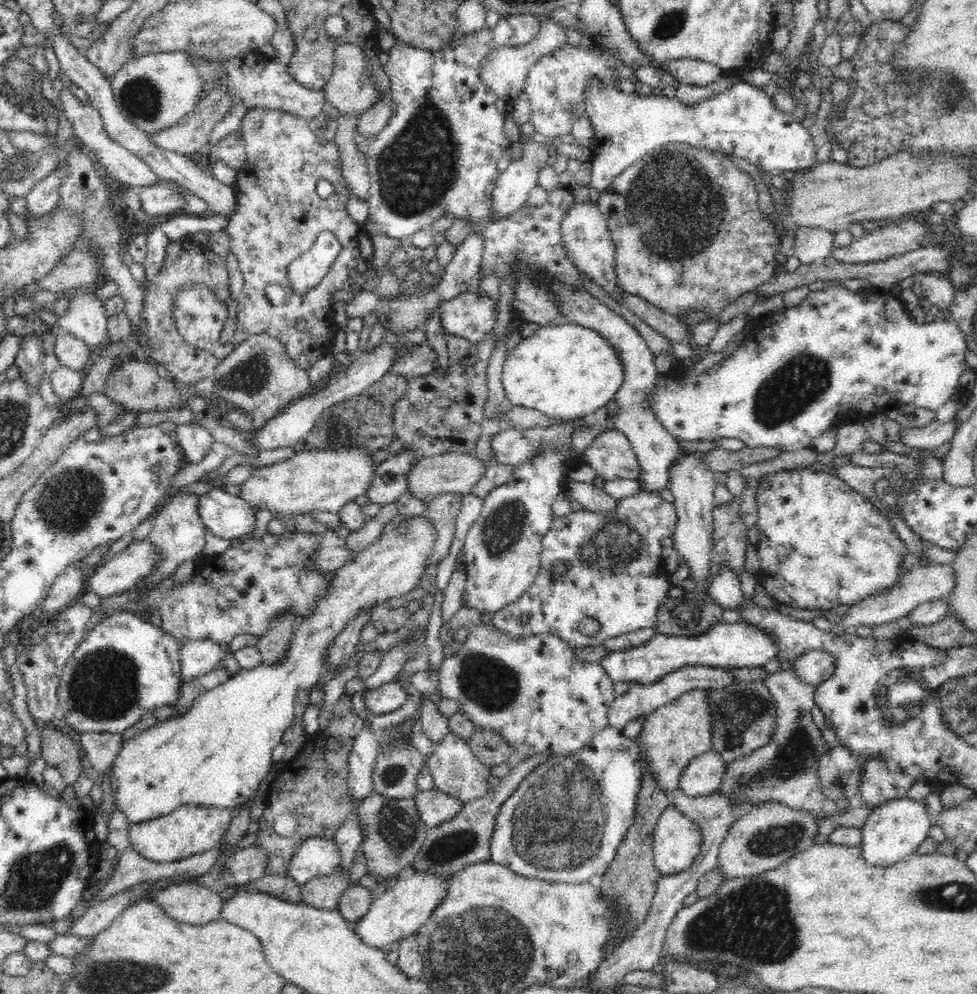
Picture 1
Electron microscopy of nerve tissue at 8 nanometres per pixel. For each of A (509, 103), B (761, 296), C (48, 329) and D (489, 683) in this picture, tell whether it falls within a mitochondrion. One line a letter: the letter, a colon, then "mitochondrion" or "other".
A: other
B: other
C: other
D: mitochondrion

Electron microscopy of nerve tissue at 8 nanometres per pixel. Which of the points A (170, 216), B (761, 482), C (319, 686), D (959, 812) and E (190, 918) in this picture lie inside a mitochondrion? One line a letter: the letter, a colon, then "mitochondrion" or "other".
A: other
B: other
C: other
D: other
E: other

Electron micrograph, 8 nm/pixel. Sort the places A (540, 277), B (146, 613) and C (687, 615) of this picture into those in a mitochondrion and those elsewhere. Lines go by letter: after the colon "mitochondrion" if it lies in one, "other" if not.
A: other
B: other
C: mitochondrion

